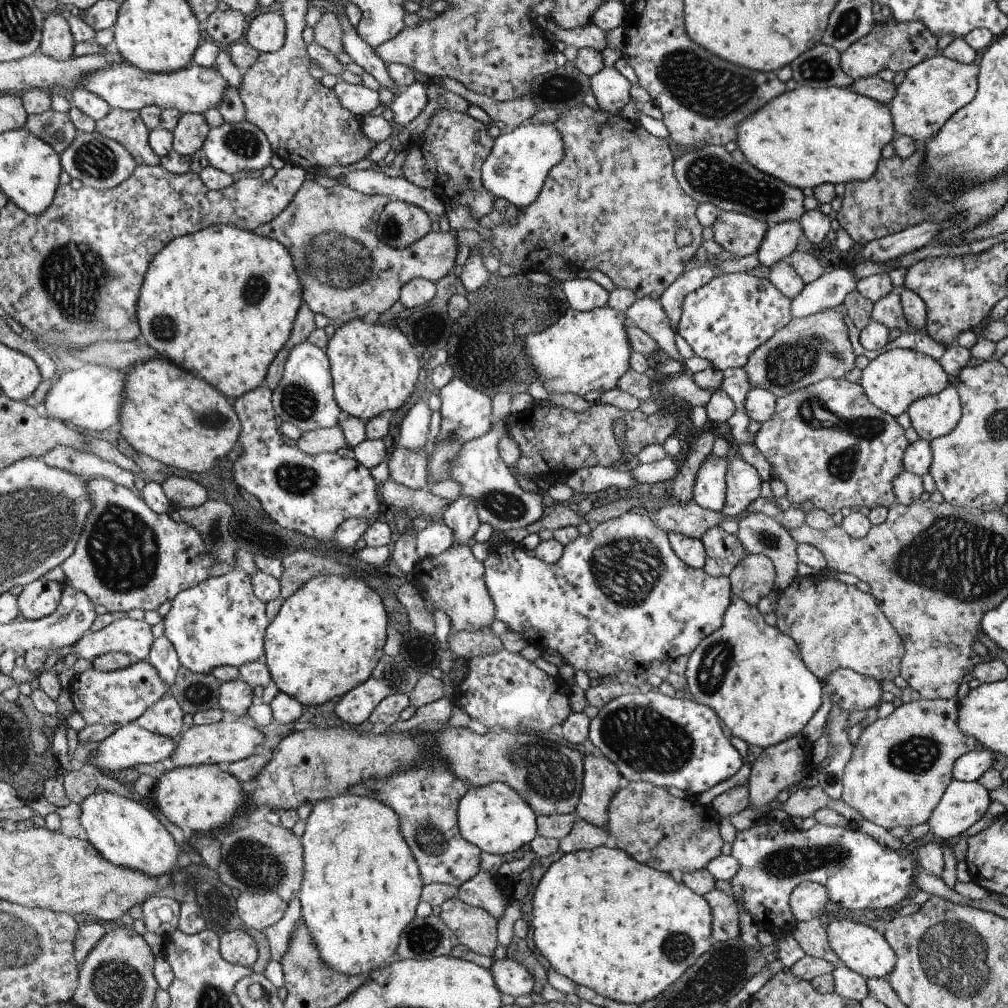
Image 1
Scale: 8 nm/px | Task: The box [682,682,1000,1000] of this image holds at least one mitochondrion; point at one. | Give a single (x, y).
(955, 957)

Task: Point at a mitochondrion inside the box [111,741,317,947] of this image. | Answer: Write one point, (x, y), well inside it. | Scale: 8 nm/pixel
(250, 861)

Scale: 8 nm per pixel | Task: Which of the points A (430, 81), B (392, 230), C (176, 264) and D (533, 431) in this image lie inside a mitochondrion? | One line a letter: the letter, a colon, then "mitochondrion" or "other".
A: other
B: mitochondrion
C: other
D: other

